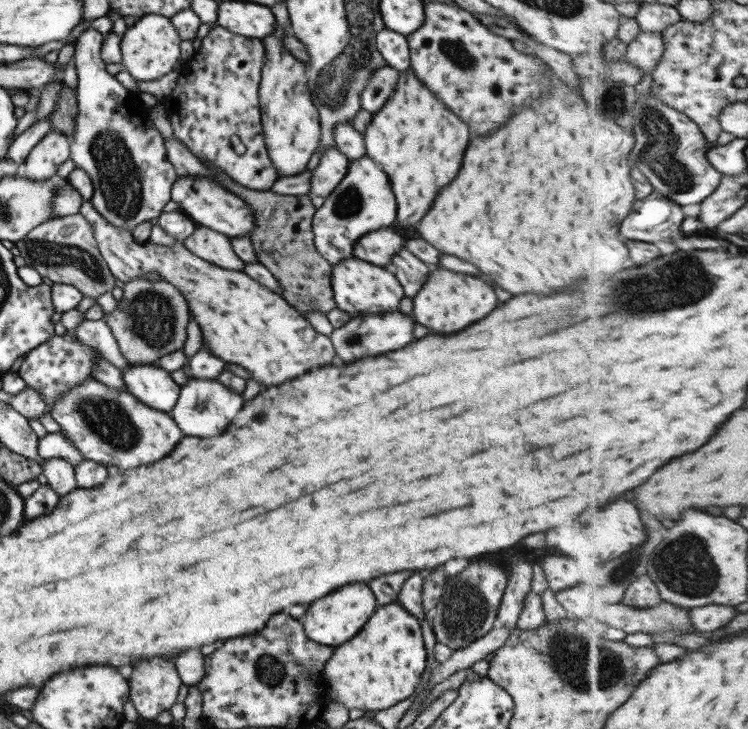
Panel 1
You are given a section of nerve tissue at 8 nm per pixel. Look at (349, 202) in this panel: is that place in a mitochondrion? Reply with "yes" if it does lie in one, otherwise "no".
yes

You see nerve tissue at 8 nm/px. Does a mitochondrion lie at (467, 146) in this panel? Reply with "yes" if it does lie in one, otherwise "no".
no

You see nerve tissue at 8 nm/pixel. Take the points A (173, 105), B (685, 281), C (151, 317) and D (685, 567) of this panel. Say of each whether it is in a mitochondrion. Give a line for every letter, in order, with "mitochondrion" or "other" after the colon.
A: other
B: mitochondrion
C: mitochondrion
D: mitochondrion

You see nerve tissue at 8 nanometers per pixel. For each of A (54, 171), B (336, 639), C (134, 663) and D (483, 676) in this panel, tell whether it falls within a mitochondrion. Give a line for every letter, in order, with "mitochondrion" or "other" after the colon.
A: other
B: other
C: other
D: other

